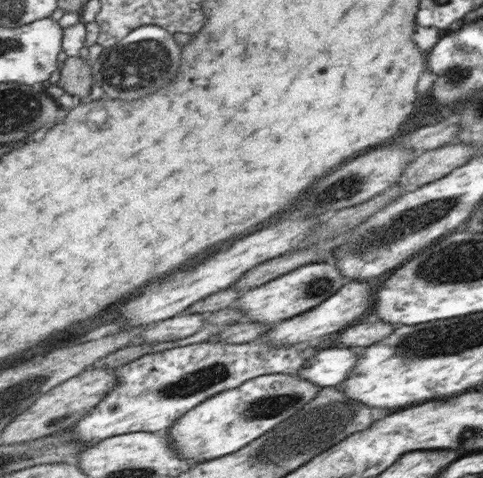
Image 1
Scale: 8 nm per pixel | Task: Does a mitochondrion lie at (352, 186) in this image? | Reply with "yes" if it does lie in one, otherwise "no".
yes

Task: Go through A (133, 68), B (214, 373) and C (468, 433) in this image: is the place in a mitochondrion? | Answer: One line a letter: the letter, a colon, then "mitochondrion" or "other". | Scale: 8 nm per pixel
A: mitochondrion
B: mitochondrion
C: mitochondrion

